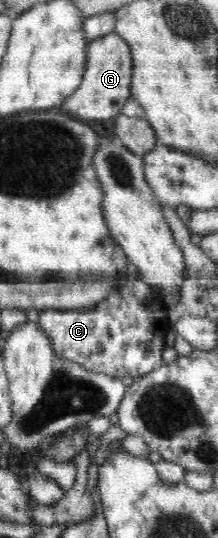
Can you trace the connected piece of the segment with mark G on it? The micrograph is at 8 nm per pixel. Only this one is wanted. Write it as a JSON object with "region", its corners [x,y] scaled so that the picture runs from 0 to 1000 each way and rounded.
{"region":[[[509,59],[413,76],[394,104],[390,132],[367,162],[280,195],[289,210],[326,214],[326,221],[372,221],[372,225],[523,223],[555,214],[555,203],[601,180],[610,112],[596,106],[592,86],[546,63]]]}

